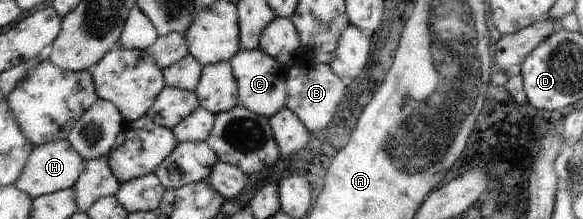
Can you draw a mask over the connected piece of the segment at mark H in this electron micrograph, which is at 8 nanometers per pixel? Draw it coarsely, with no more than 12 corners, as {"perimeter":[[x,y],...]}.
{"perimeter":[[69,139],[38,146],[16,185],[74,189],[86,160]]}

